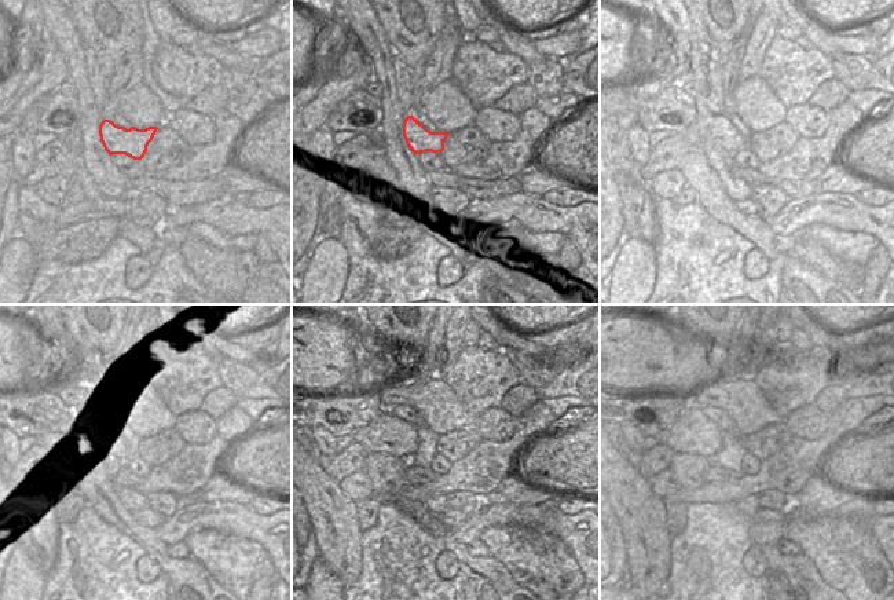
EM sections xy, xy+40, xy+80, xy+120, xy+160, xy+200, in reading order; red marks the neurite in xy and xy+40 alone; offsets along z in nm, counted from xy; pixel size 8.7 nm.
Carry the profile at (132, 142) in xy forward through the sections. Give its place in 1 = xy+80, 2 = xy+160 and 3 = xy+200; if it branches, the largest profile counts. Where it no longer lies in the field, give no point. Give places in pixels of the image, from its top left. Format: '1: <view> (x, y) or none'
1: xy+80 (725, 135)
2: xy+160 (387, 434)
3: xy+200 (692, 432)

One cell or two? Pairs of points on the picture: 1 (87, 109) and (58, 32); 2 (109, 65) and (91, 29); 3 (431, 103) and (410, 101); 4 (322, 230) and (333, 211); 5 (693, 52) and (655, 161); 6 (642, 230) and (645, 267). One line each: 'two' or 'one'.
1: one
2: one
3: two
4: one
5: two
6: two

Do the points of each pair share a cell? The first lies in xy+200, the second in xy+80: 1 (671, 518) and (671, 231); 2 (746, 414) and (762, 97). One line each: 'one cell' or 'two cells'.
1: two cells
2: one cell

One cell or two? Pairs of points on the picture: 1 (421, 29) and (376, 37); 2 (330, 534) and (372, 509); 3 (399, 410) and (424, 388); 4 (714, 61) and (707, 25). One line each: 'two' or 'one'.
1: two
2: two
3: two
4: two

